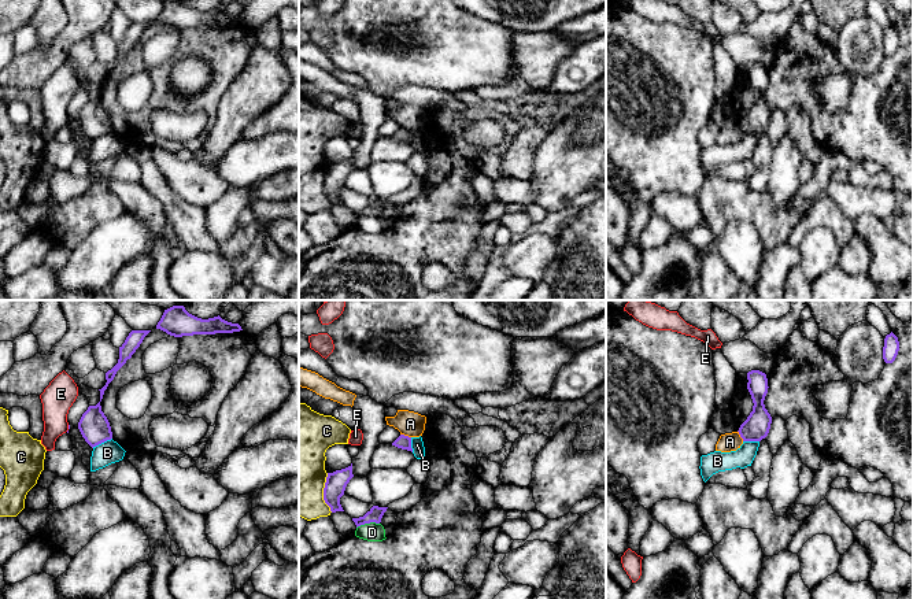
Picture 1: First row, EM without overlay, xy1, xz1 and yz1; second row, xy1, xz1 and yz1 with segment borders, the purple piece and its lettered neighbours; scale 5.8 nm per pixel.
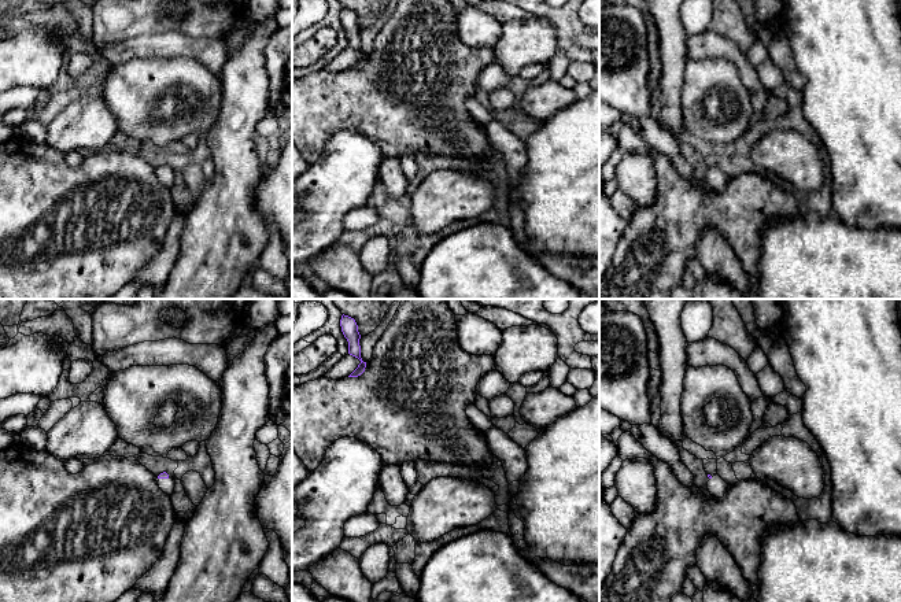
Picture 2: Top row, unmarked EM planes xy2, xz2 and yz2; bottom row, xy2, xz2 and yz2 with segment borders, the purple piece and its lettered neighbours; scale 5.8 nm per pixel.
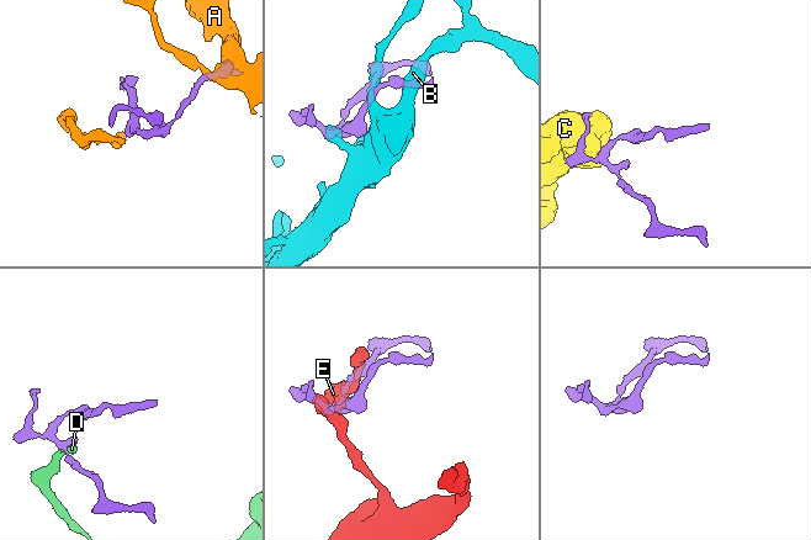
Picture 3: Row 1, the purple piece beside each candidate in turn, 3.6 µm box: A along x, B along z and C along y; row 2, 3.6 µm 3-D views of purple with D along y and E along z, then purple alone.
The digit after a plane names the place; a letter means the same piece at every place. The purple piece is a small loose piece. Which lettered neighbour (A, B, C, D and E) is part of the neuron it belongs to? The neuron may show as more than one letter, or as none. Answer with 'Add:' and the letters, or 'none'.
Add: none

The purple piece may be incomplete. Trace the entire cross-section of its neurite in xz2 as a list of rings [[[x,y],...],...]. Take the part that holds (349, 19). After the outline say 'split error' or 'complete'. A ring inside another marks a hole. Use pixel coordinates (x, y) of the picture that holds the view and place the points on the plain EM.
[[[343,7],[340,12],[340,19],[344,30],[348,34],[348,47],[361,53],[358,60],[348,70],[358,70],[365,64],[366,60],[366,55],[363,55],[361,51],[361,38],[359,38],[361,27],[358,25],[358,18],[354,11]]]; complete

